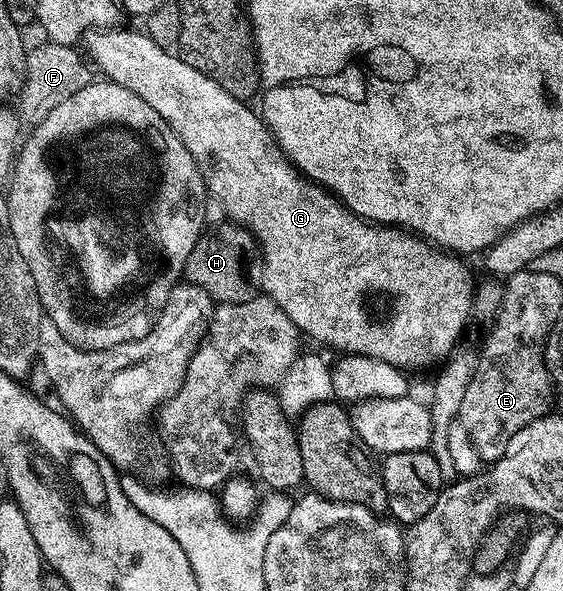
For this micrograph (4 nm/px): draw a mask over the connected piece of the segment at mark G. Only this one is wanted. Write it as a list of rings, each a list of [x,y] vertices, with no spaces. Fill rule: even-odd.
[[[95,28],[90,32],[84,33],[81,39],[81,46],[85,51],[86,57],[90,59],[98,73],[99,70],[103,73],[100,75],[106,81],[113,84],[121,84],[121,88],[129,88],[129,92],[133,92],[133,96],[141,96],[141,100],[145,100],[145,104],[149,104],[149,108],[153,108],[153,112],[157,112],[157,116],[161,116],[161,120],[165,120],[165,124],[169,124],[169,128],[178,136],[181,144],[185,144],[189,156],[193,156],[193,160],[203,177],[203,182],[207,185],[208,195],[221,200],[224,215],[230,221],[238,222],[240,226],[247,227],[254,234],[258,249],[260,251],[263,249],[262,293],[277,303],[281,308],[281,312],[285,312],[285,316],[289,316],[289,320],[293,320],[293,324],[299,329],[300,335],[307,337],[308,334],[313,341],[320,342],[323,346],[332,346],[335,350],[343,350],[339,352],[344,355],[360,354],[361,356],[369,356],[377,360],[385,360],[389,364],[400,368],[423,366],[430,358],[443,360],[447,357],[451,347],[460,340],[463,334],[461,333],[463,325],[466,324],[467,318],[470,319],[472,317],[473,281],[471,282],[470,272],[459,263],[462,261],[458,257],[432,250],[426,243],[420,242],[409,232],[404,232],[398,228],[380,228],[378,225],[370,224],[360,218],[358,214],[352,214],[334,194],[297,173],[287,155],[280,150],[275,139],[271,137],[271,132],[267,129],[266,122],[256,111],[254,114],[247,107],[250,105],[244,99],[229,96],[229,92],[225,92],[225,88],[221,88],[221,84],[217,84],[217,80],[209,80],[201,72],[197,72],[197,68],[185,64],[178,53],[165,48],[157,48],[157,44],[153,44],[153,40],[149,40],[149,36],[142,29],[115,29]]]

